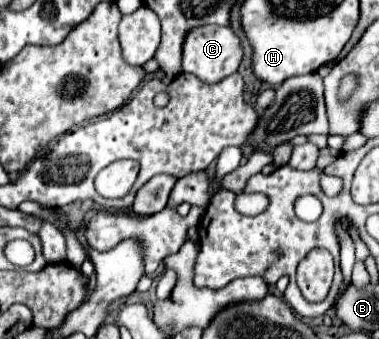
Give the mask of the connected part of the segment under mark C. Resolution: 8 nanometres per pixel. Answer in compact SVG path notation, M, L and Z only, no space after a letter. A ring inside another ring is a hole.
M212 24L198 26L198 28L192 28L184 38L184 44L182 44L182 70L198 76L202 82L216 84L216 82L224 80L226 76L230 76L238 70L240 60L242 60L240 40L226 26L212 26Z

